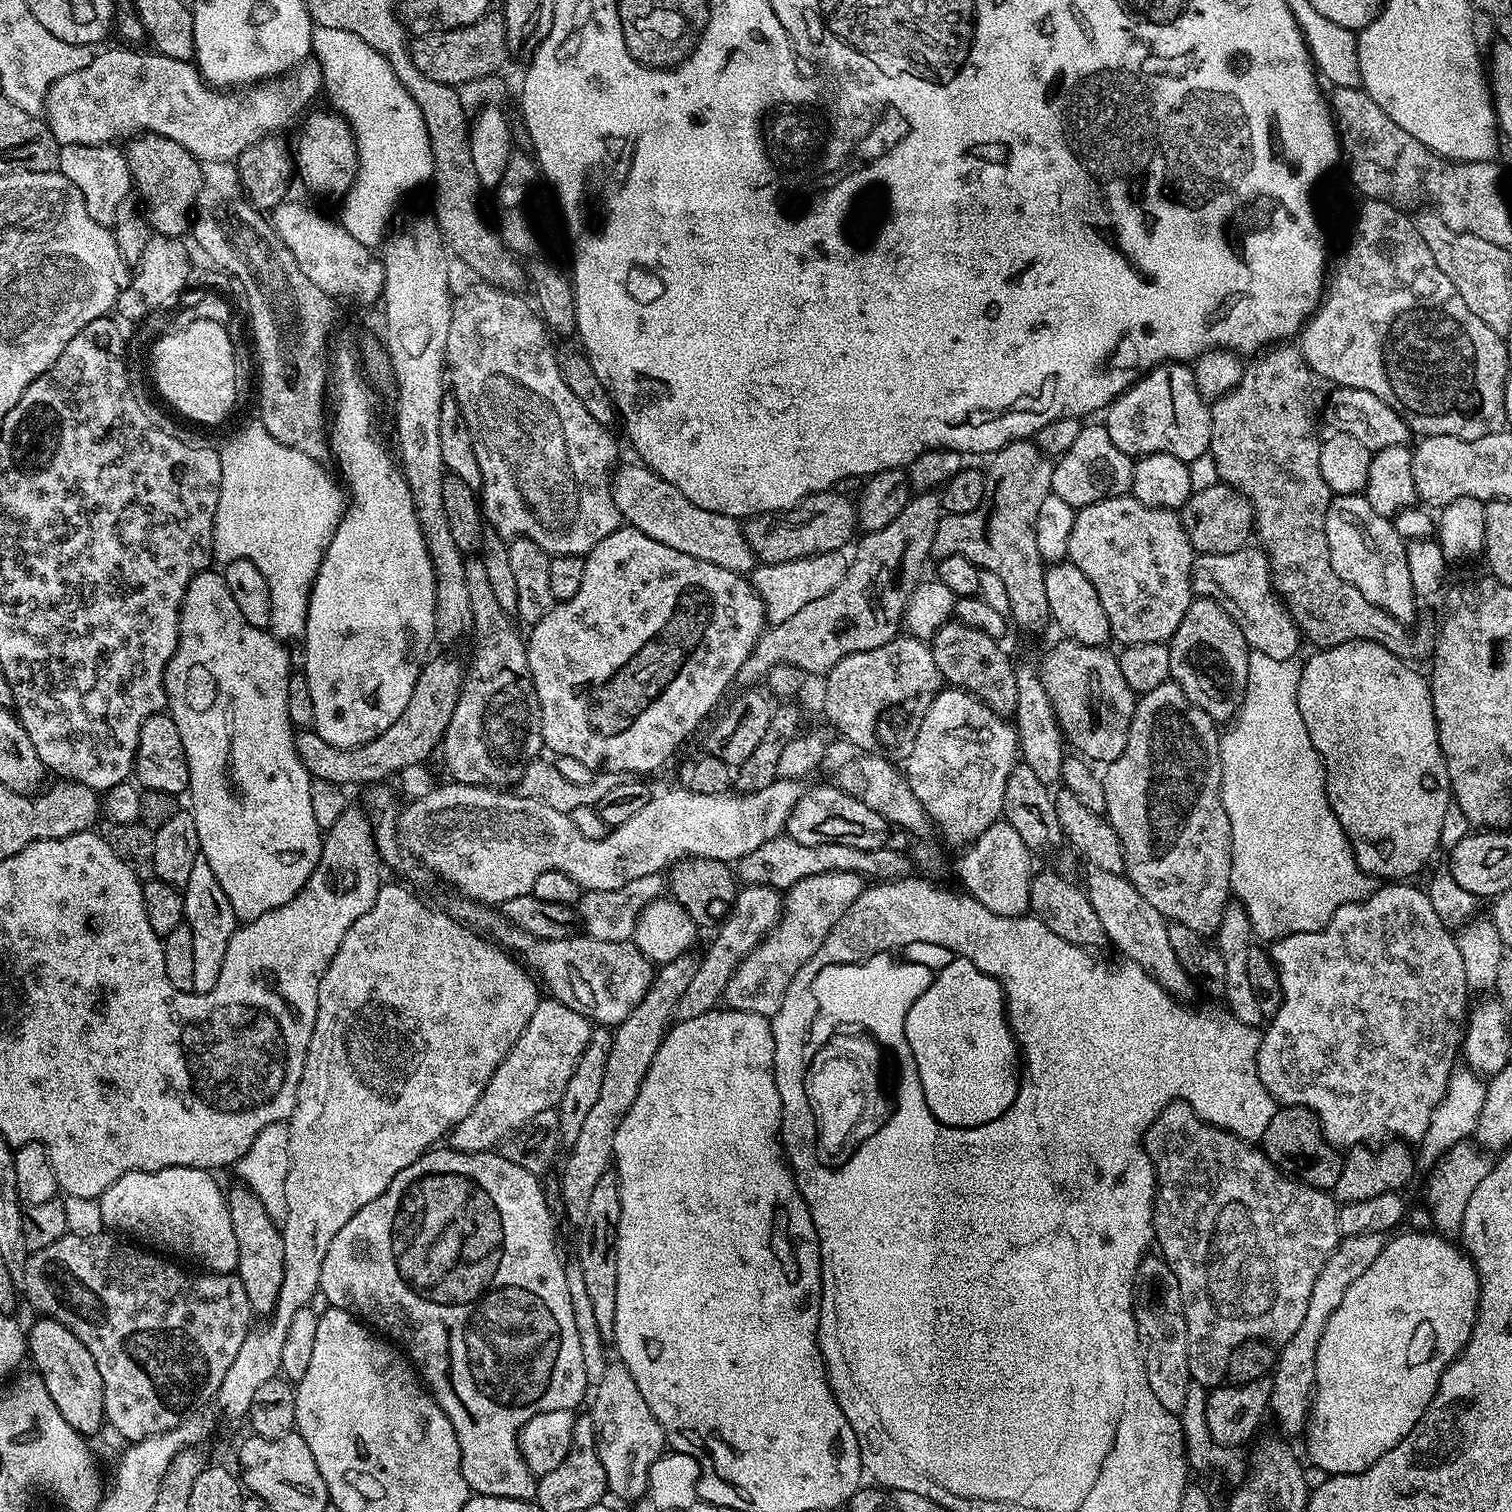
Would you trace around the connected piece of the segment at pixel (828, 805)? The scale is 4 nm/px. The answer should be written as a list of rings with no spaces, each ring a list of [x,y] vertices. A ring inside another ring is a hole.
[[[829,782],[829,784],[818,785],[813,792],[812,789],[804,791],[802,798],[794,806],[794,810],[790,810],[786,834],[794,838],[794,842],[802,842],[802,846],[842,842],[842,846],[858,846],[858,850],[878,850],[889,843],[888,831],[890,831],[890,825],[886,818],[882,818],[882,814],[870,810],[866,802],[846,794],[835,783]]]

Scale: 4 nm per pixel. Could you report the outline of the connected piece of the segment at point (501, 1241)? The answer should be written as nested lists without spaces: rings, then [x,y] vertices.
[[[451,1146],[433,1147],[398,1173],[394,1182],[390,1182],[390,1186],[386,1186],[386,1190],[382,1190],[374,1202],[366,1202],[366,1206],[362,1206],[362,1210],[358,1210],[358,1214],[354,1214],[354,1218],[350,1218],[350,1222],[346,1222],[346,1226],[334,1234],[334,1242],[330,1242],[326,1258],[322,1258],[319,1295],[325,1296],[331,1307],[347,1308],[389,1341],[400,1340],[399,1347],[418,1369],[423,1383],[446,1418],[450,1418],[450,1425],[457,1435],[458,1449],[461,1450],[462,1477],[478,1496],[535,1501],[538,1478],[528,1469],[520,1453],[521,1428],[527,1420],[534,1418],[534,1414],[550,1410],[576,1410],[583,1402],[584,1395],[586,1400],[590,1392],[586,1370],[582,1367],[582,1342],[578,1342],[574,1306],[566,1290],[566,1264],[560,1261],[556,1253],[556,1224],[552,1221],[552,1212],[548,1209],[548,1200],[540,1183],[541,1177],[530,1174],[530,1170],[522,1170],[522,1166],[514,1166],[514,1162],[507,1160],[499,1151],[457,1152]]]

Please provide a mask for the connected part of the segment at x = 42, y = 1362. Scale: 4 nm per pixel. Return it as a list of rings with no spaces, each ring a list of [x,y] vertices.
[[[47,1318],[37,1319],[37,1324],[27,1329],[28,1352],[30,1360],[36,1363],[35,1375],[42,1378],[46,1390],[50,1390],[50,1398],[54,1398],[54,1406],[58,1406],[58,1414],[74,1426],[74,1430],[85,1438],[105,1427],[104,1418],[104,1387],[102,1386],[102,1374],[98,1374],[98,1362],[90,1358],[90,1350],[74,1338],[62,1322]]]

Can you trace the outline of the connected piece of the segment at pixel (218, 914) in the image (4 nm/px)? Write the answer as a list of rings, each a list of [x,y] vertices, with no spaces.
[[[204,856],[194,858],[190,878],[182,885],[184,893],[184,918],[194,934],[194,986],[193,992],[215,992],[216,983],[224,973],[224,959],[232,947],[232,936],[236,933],[238,921],[226,890],[222,890],[210,862]]]

